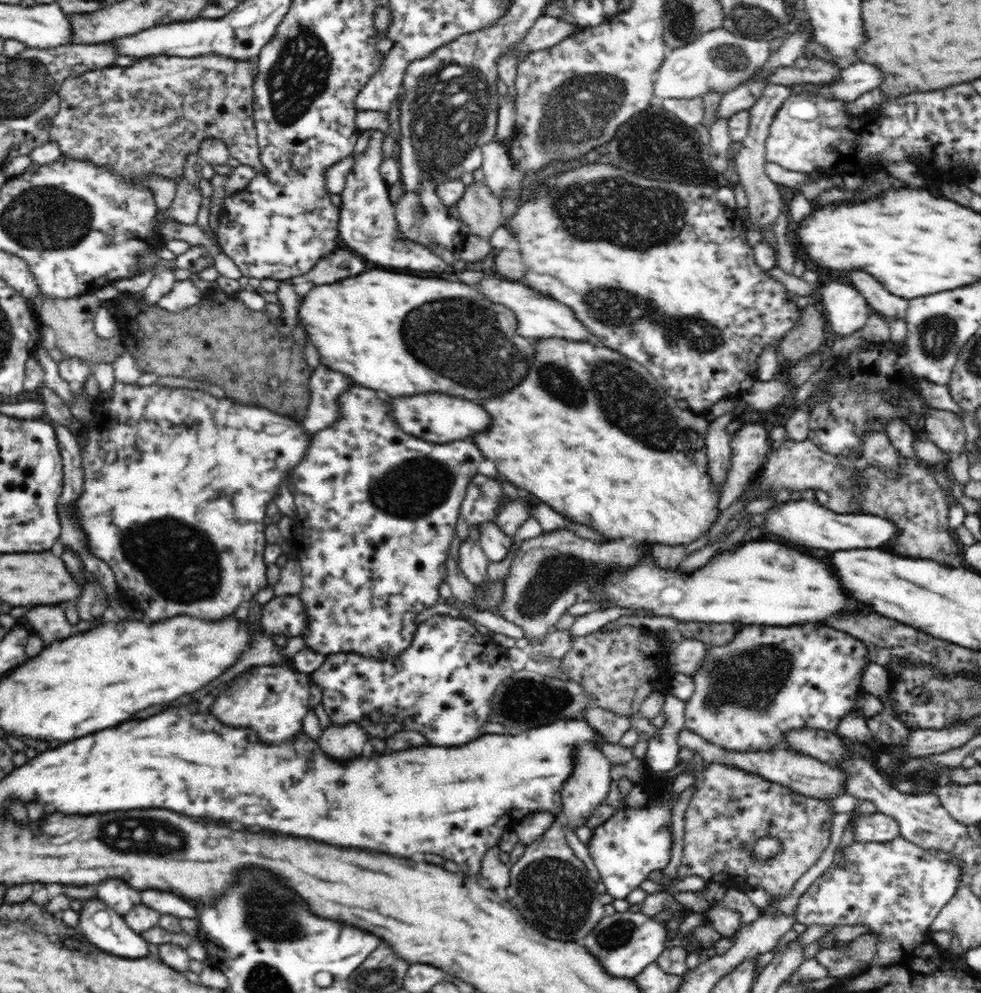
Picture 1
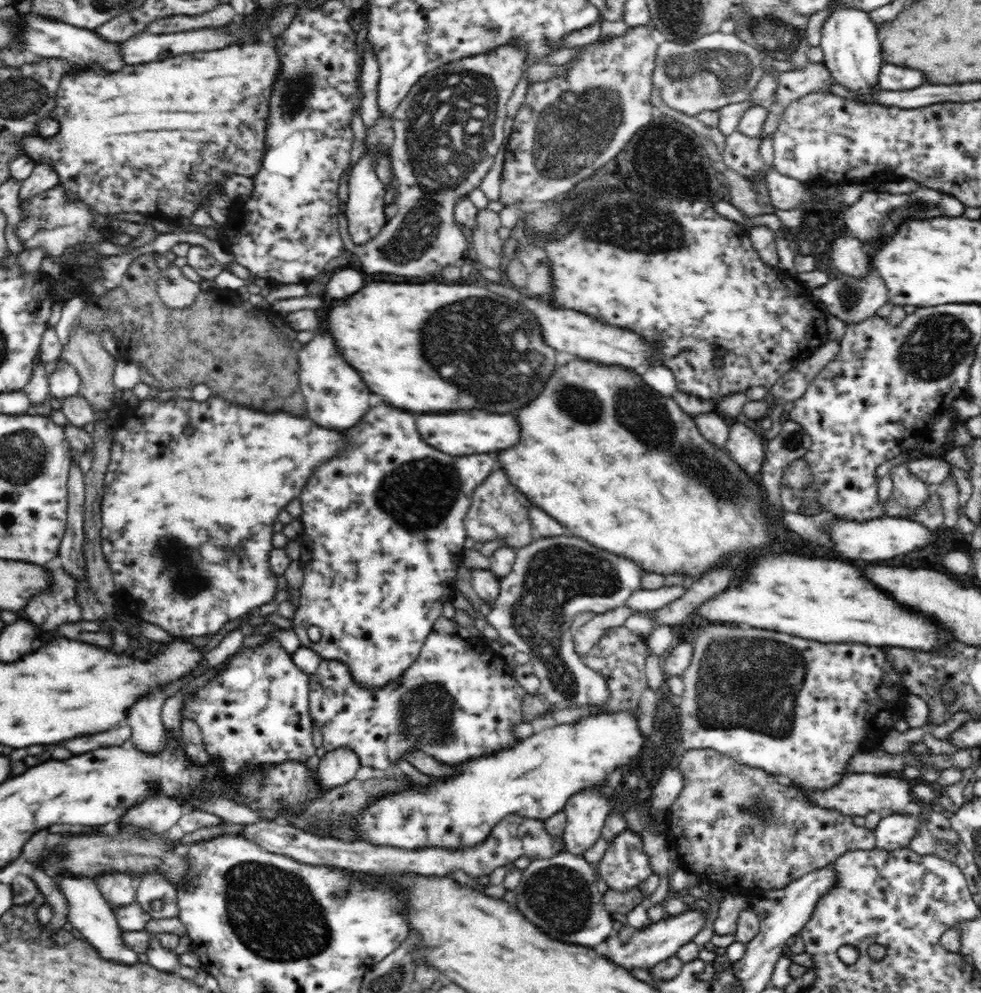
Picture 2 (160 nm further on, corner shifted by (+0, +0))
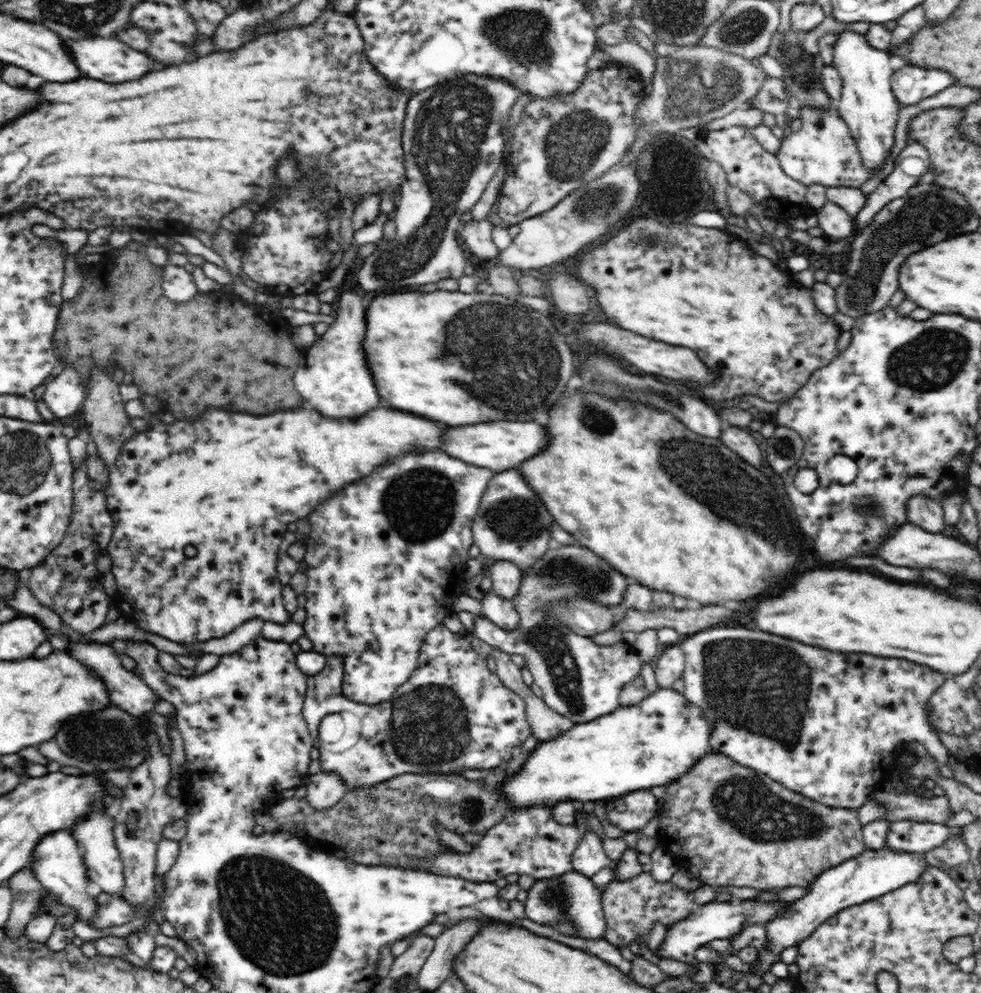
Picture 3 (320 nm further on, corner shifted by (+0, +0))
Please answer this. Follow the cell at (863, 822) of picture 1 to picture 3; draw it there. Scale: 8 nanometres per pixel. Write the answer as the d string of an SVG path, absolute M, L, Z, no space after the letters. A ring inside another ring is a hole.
M894 821L890 822L888 836L886 836L886 847L893 852L928 853L932 848L942 846L946 840L960 836L963 839L962 828L948 827L947 825L936 824L935 822L914 822L914 821Z

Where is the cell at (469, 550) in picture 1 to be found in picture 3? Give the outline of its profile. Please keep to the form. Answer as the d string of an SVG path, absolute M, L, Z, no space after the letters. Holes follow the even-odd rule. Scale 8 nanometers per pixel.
M490 590L480 603L482 615L502 627L502 630L516 630L520 626L520 615L511 600Z

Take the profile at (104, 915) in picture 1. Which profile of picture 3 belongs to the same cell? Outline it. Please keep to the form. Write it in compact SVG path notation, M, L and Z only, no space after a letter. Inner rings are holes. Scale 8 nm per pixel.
M68 830L51 832L43 836L40 844L35 846L32 860L26 868L34 874L36 880L48 893L54 895L60 903L75 910L76 917L72 920L92 924L92 920L96 918L96 898L91 897L86 890L89 878L86 878L88 874L84 858L78 851L76 839Z

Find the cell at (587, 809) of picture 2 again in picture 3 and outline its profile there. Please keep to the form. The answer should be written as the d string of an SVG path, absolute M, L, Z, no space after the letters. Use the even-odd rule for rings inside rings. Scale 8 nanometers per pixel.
M582 826L578 828L582 831L582 840L578 842L570 863L576 873L592 879L601 869L615 865L616 862L606 857L603 842L598 839L598 835L592 829Z

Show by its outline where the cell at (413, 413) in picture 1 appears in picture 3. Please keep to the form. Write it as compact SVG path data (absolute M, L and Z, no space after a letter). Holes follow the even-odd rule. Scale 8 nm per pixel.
M484 422L468 428L448 428L446 430L446 446L444 450L464 460L466 464L473 464L480 468L489 468L495 474L506 472L510 468L518 471L518 466L524 460L530 460L532 456L540 454L548 446L548 432L544 426L536 422Z

